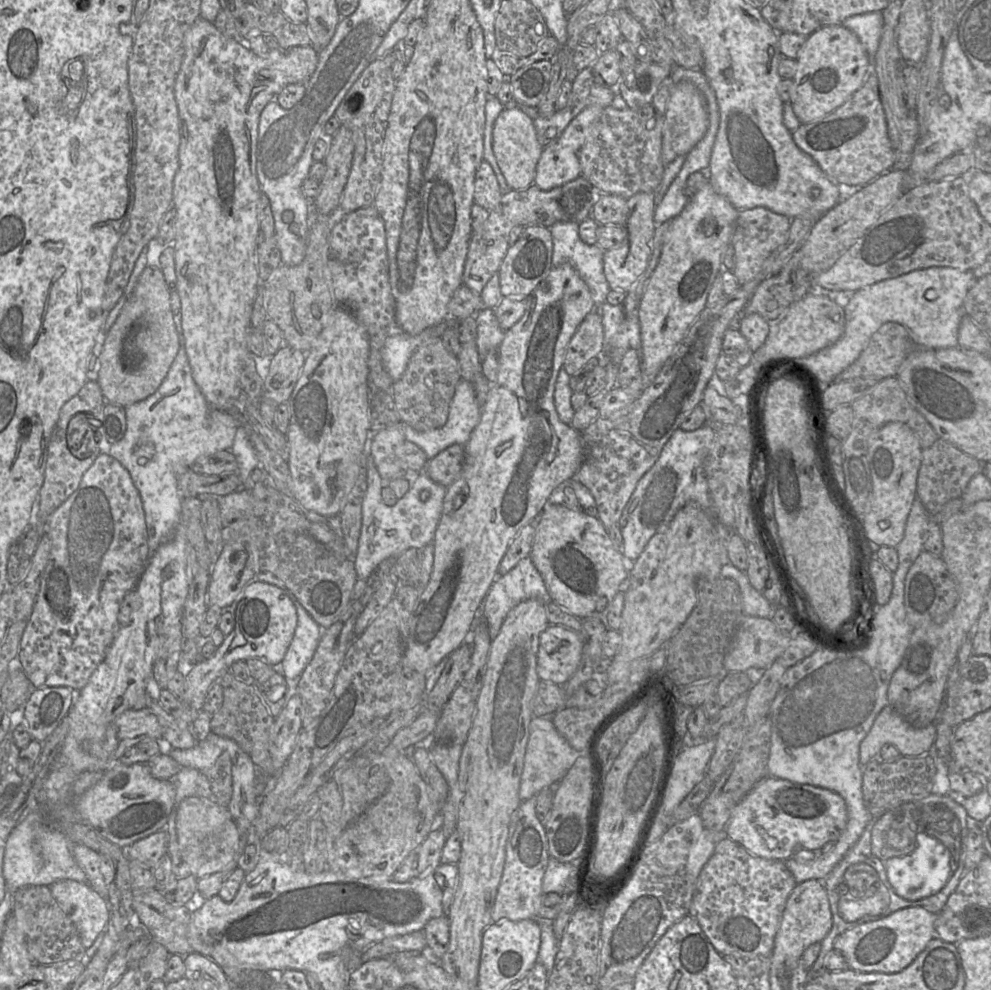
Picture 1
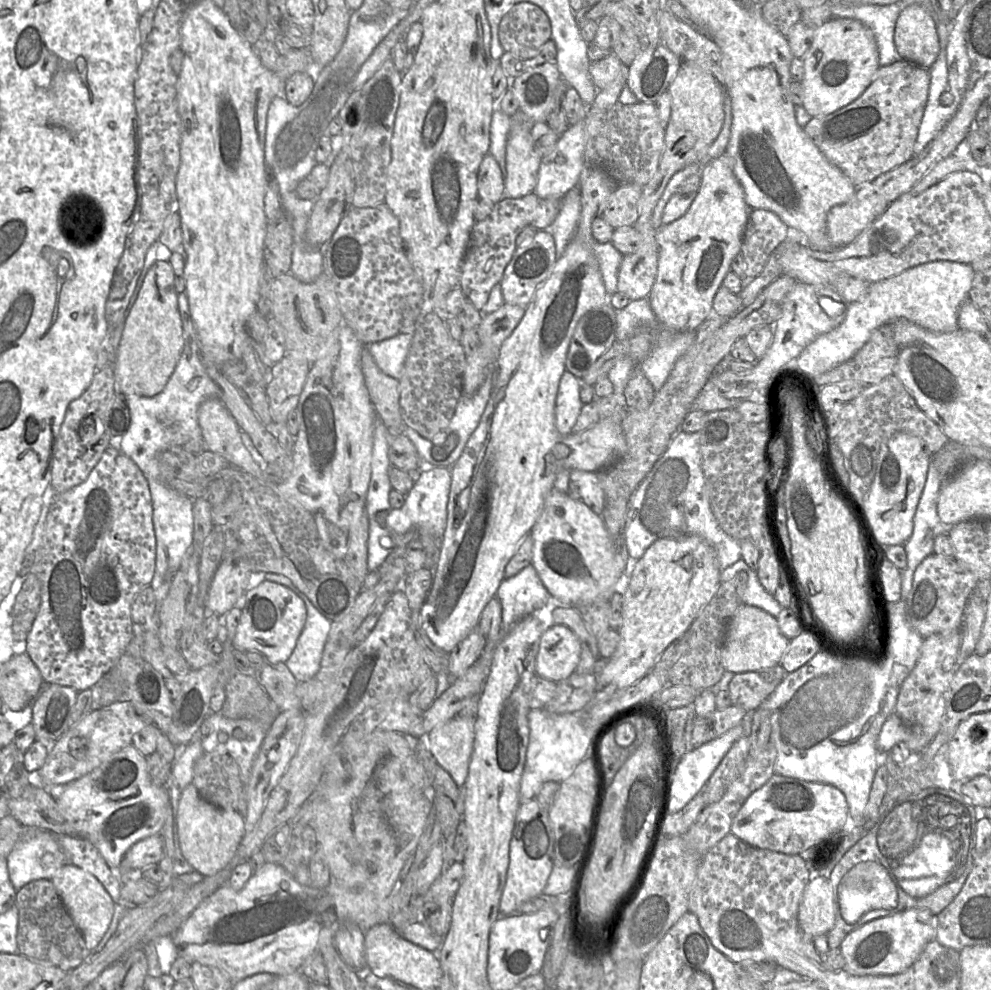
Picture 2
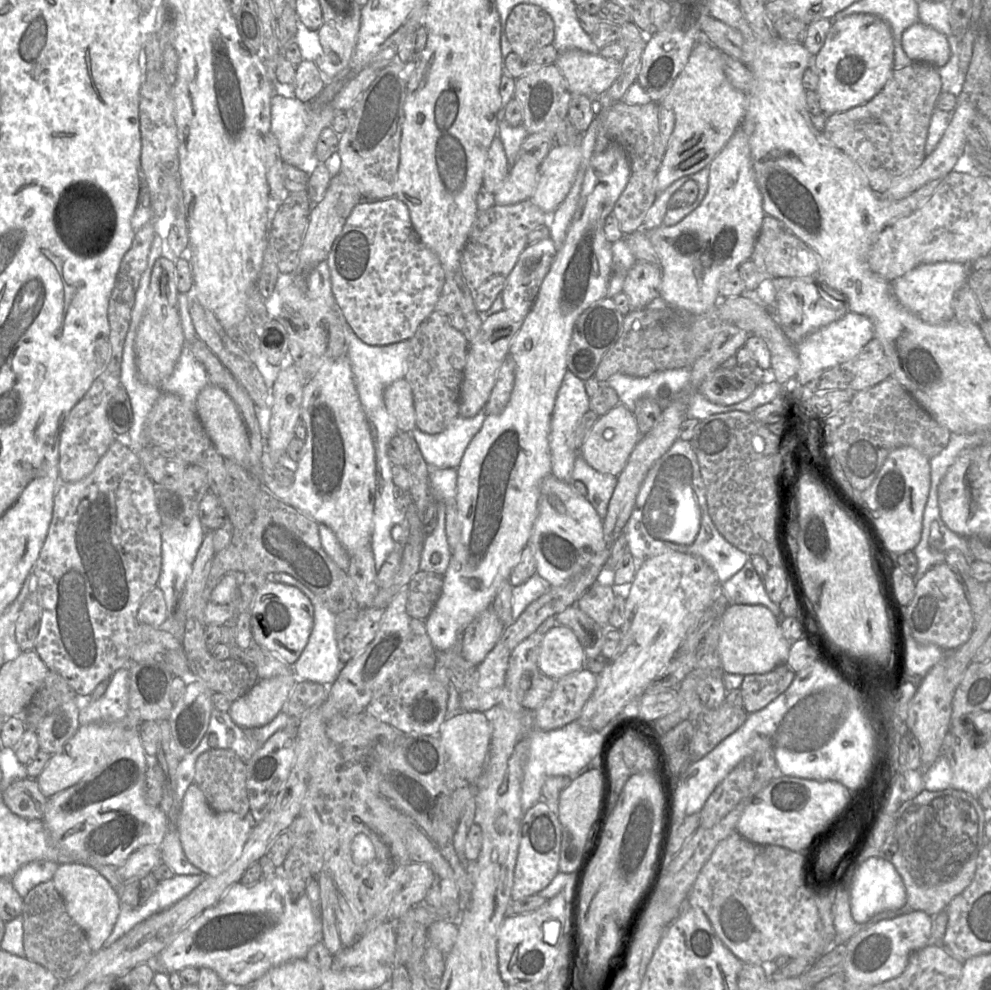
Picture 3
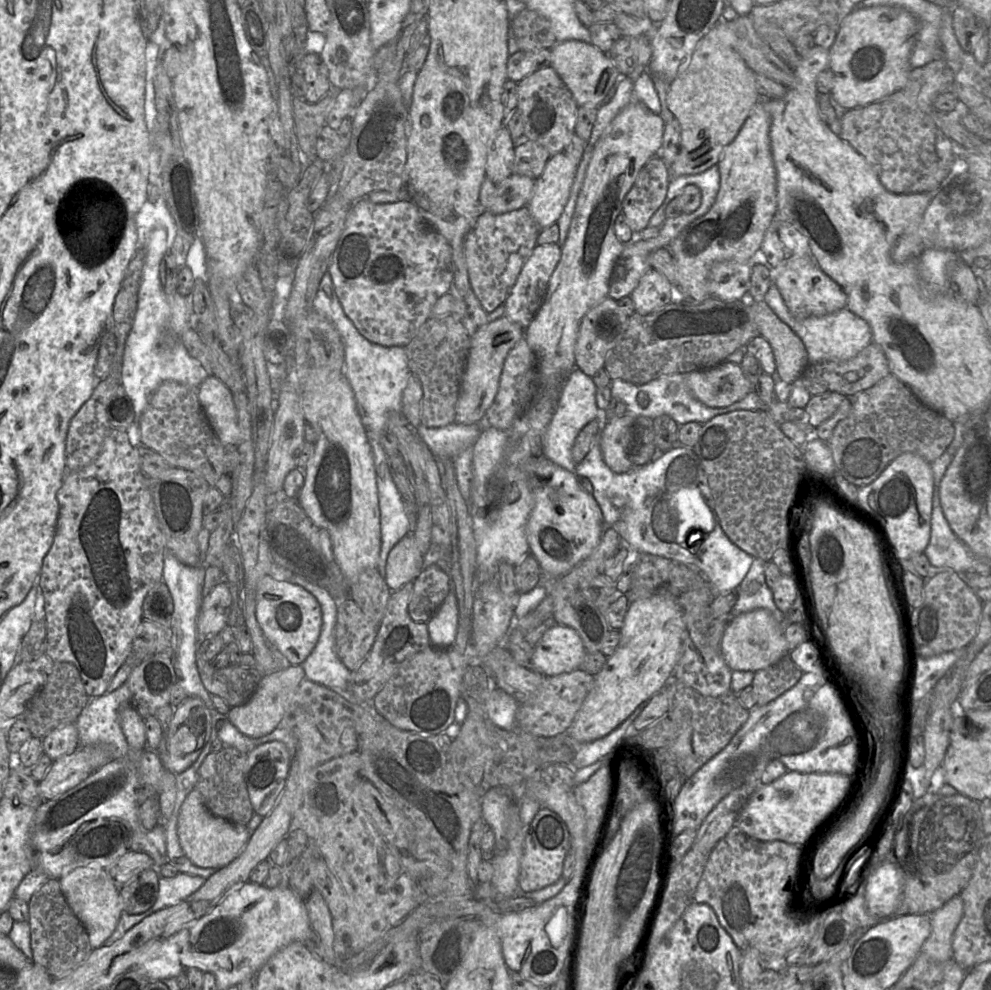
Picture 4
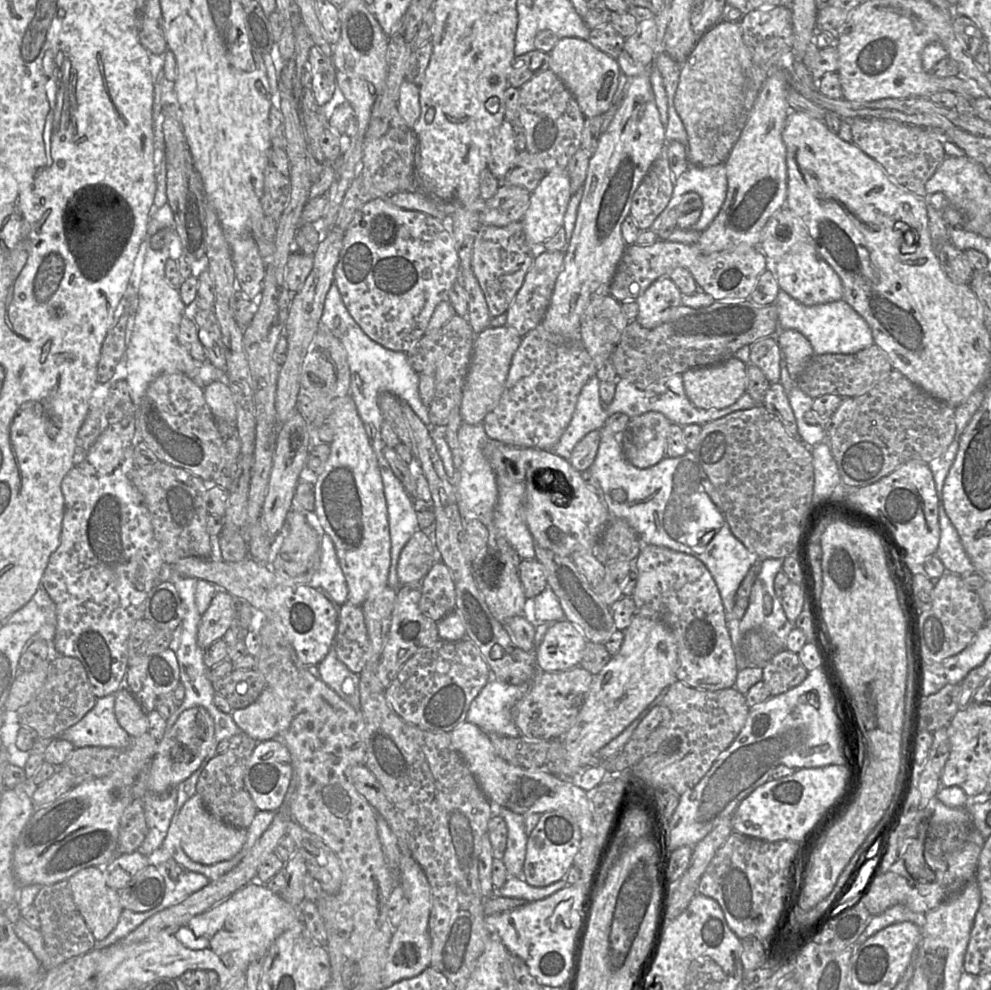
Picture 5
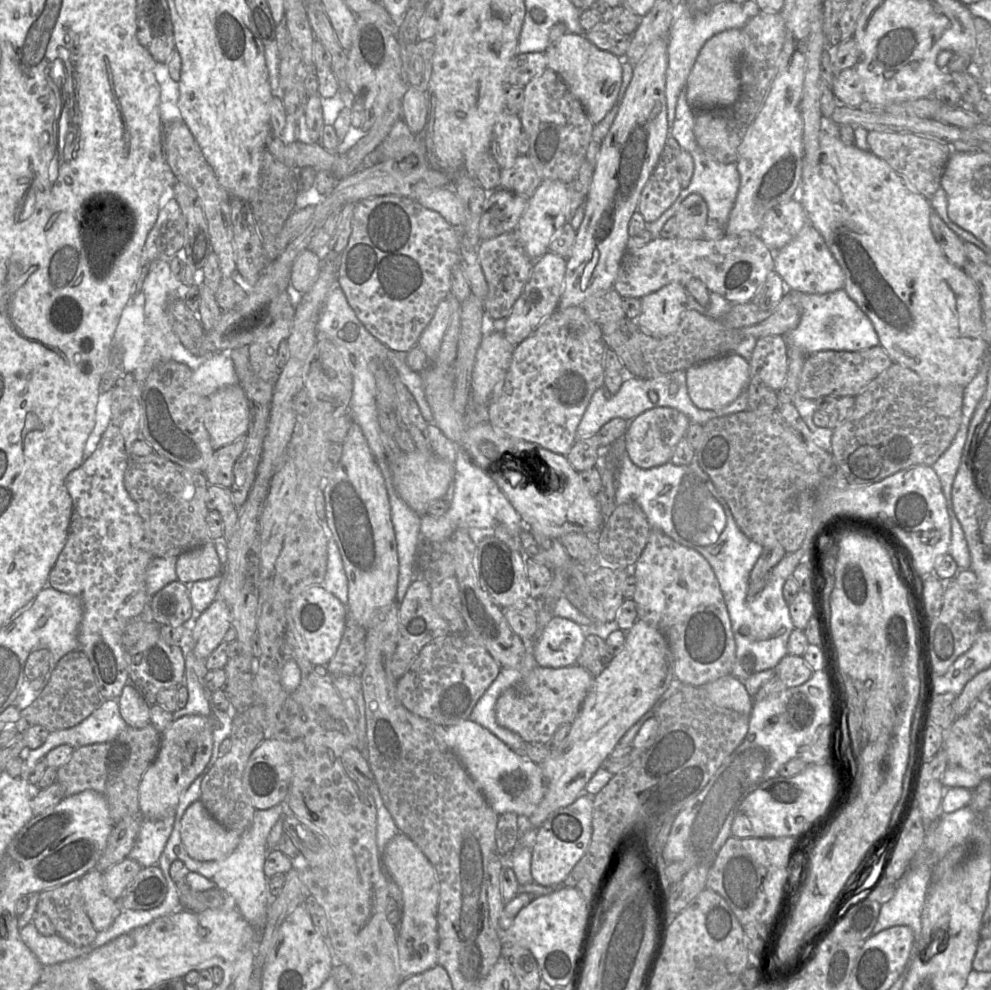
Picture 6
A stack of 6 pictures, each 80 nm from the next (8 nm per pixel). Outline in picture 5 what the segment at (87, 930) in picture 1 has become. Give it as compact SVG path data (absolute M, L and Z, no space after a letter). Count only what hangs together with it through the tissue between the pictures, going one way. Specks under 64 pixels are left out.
M103 867L85 868L67 880L95 940L103 940L116 927L123 910L118 891L107 884Z

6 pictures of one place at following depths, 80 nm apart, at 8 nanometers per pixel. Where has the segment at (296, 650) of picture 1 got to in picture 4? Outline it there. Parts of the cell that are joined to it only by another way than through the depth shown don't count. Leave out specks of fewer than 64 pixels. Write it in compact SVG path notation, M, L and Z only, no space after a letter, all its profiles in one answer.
M274 564L271 567L269 575L275 580L287 581L289 583L293 583L304 588L317 599L321 606L323 622L318 642L310 655L301 664L305 672L305 677L313 682L329 687L337 691L341 695L349 694L348 689L352 672L340 660L336 651L338 602L332 597L328 590L305 580L300 575L297 575L292 571L277 564Z

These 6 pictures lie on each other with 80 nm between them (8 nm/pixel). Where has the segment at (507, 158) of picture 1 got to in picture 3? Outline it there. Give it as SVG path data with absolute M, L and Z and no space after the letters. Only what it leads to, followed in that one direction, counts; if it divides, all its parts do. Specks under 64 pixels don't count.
M518 156L506 180L495 193L495 205L512 205L530 199L537 186L538 167Z

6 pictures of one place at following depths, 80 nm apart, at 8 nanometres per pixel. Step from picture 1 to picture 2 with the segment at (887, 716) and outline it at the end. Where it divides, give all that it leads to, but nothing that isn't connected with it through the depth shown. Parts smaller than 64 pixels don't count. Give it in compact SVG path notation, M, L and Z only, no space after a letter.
M894 712L884 722L877 739L877 748L881 754L887 754L899 742L904 742L913 753L922 752L928 745L914 734Z

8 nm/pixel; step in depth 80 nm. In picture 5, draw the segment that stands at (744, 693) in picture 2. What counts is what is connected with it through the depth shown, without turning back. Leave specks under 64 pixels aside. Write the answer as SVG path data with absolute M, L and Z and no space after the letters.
M783 649L763 666L762 681L777 696L801 684L808 672L797 653Z

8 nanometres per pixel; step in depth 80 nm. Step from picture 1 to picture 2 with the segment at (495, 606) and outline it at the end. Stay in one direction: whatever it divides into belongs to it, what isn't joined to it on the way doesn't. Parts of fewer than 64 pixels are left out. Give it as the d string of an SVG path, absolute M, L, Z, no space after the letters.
M533 564L525 567L518 574L511 578L505 578L495 597L500 601L502 606L502 629L503 633L508 632L511 627L523 617L532 614L535 610L540 609L546 605L552 598L543 585Z

